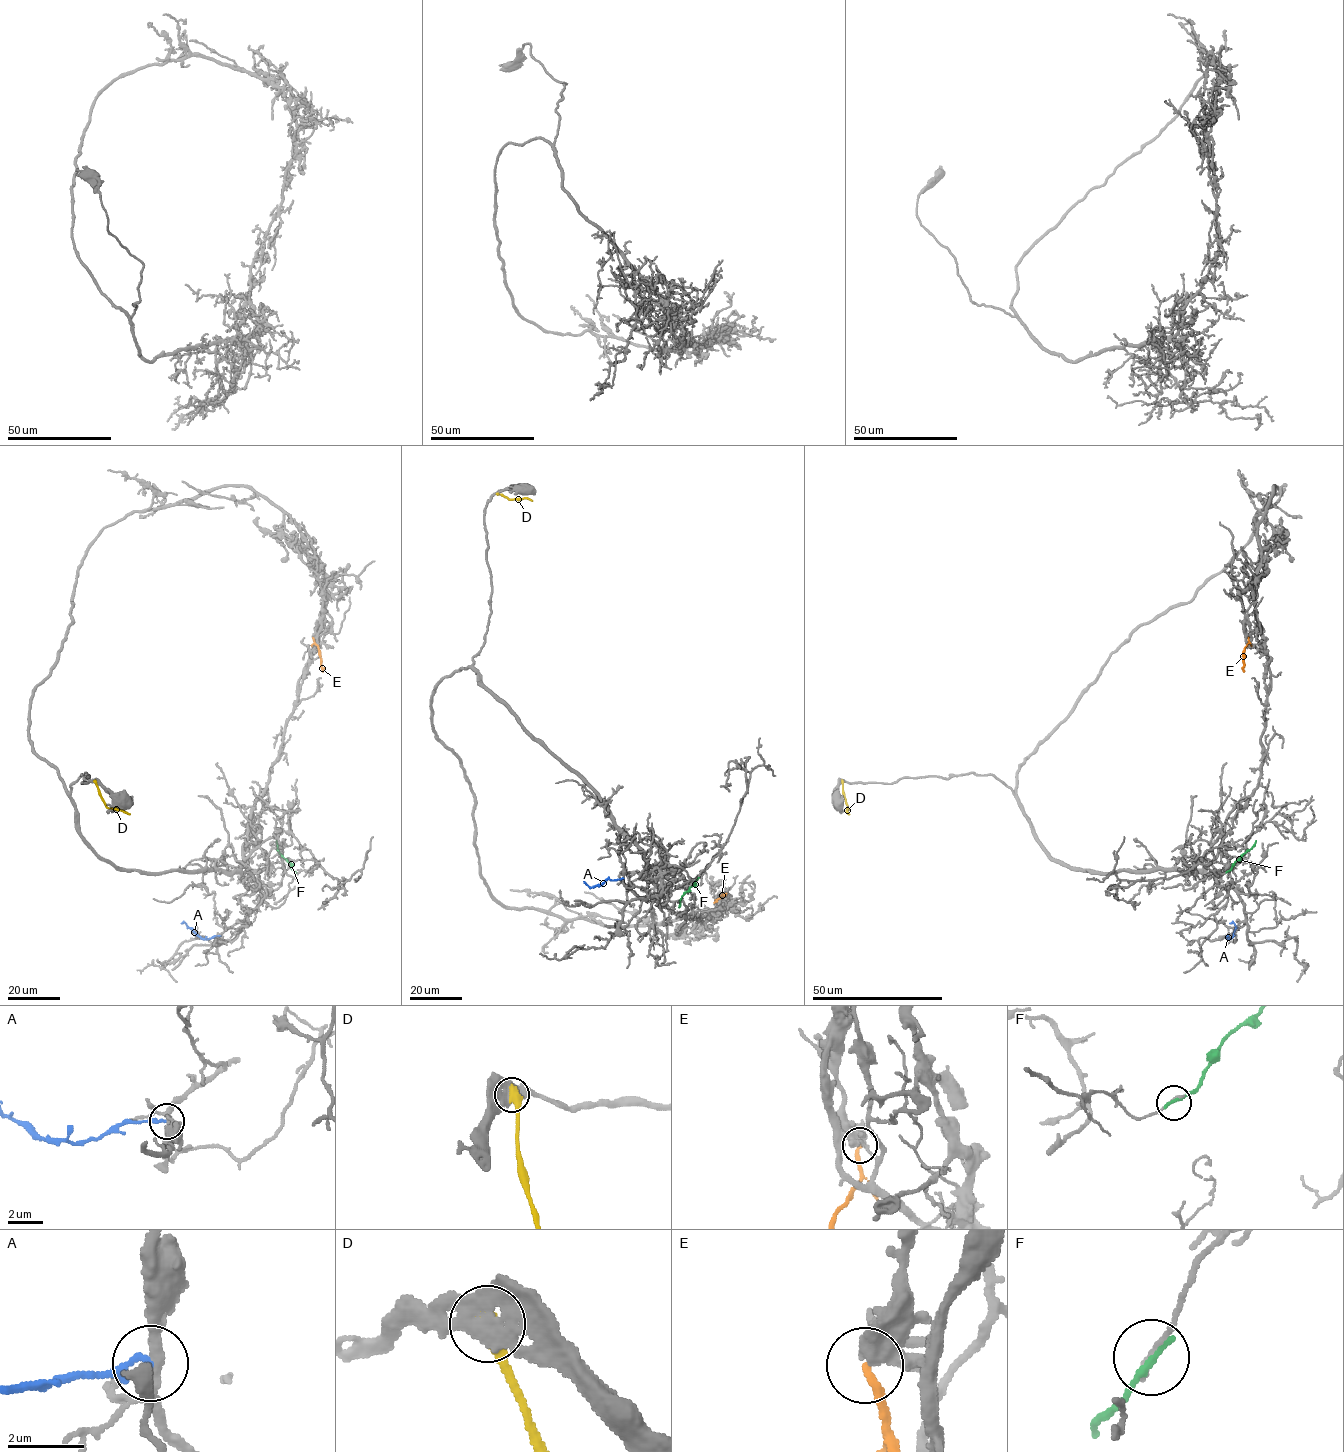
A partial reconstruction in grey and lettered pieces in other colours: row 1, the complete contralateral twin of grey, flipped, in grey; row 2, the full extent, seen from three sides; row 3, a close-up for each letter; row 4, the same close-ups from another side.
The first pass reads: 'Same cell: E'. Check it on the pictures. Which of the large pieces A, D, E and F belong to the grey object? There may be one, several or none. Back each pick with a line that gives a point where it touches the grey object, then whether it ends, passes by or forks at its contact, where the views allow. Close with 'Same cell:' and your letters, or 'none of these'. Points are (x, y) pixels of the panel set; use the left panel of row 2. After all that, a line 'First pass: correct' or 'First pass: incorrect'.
Same cell: none of these
First pass: incorrect

